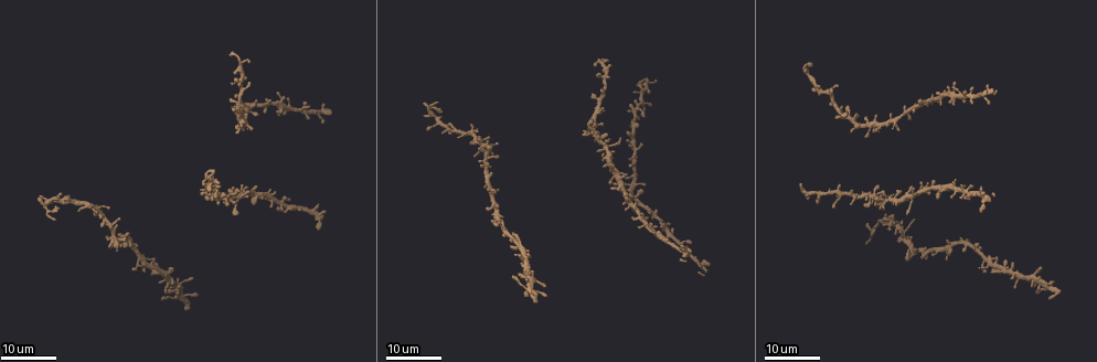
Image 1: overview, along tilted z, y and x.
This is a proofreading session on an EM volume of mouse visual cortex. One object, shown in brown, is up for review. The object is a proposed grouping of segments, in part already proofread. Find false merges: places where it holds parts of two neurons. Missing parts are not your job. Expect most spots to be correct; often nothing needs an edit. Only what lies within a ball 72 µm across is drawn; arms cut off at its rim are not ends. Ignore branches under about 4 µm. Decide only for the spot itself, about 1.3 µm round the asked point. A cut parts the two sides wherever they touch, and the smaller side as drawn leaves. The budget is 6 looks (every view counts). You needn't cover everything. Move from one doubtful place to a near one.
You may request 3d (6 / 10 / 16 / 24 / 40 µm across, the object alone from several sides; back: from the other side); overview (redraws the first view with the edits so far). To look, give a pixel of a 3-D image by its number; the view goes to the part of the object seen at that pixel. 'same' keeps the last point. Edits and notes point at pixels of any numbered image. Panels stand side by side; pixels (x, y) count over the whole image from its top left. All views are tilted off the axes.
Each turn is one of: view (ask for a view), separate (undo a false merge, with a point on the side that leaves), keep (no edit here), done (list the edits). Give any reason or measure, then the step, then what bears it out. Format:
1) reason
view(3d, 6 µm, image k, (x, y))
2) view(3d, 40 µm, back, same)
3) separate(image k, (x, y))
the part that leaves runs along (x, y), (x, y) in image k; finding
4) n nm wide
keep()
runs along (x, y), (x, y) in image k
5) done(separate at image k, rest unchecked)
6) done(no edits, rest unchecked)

thick turns thin
view(3d, 16 µm, image 1, (139, 256))

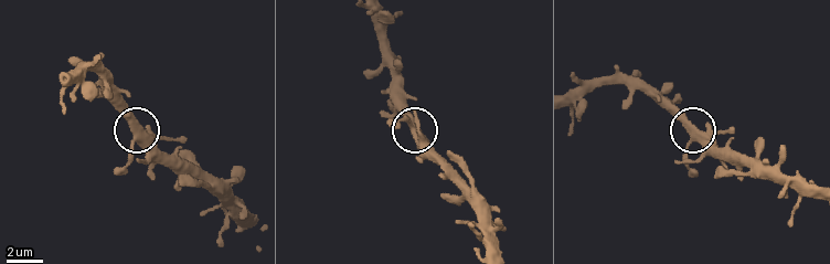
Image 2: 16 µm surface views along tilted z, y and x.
view(3d, 6 µm, image 2, (141, 135))

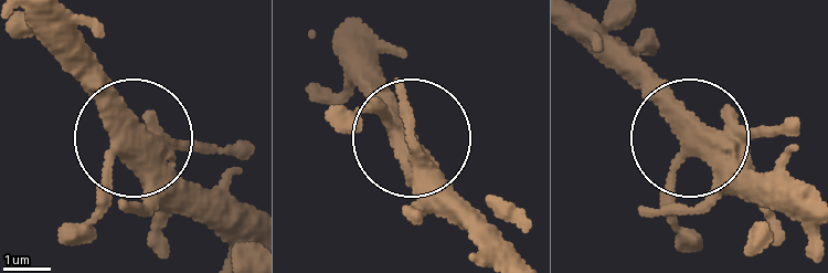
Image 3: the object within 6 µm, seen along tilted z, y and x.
3 arms
keep()
runs along (32, 22), (102, 113), (204, 212) in image 3; all the same neuron

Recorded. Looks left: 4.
four-way junction
view(3d, 16 µm, image 1, (533, 277))

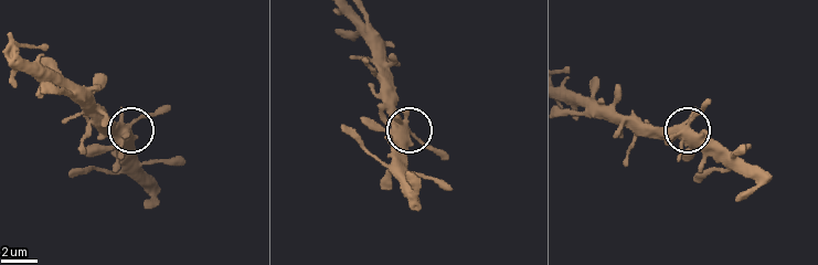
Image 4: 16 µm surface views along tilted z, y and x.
closer look
view(3d, 10 µm, image 4, (689, 129))

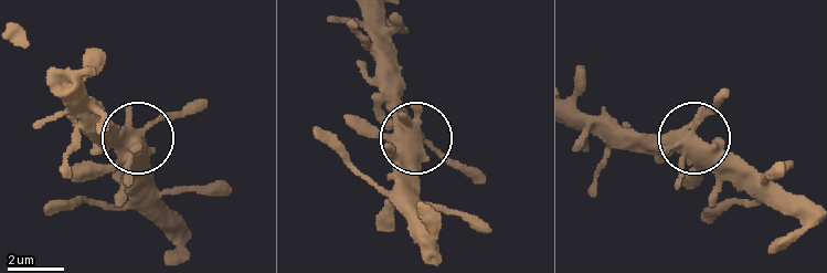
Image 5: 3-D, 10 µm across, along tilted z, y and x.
keep()
continuous, no second neuron

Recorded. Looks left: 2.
four arms meet
view(3d, 24 µm, image 1, (665, 229))

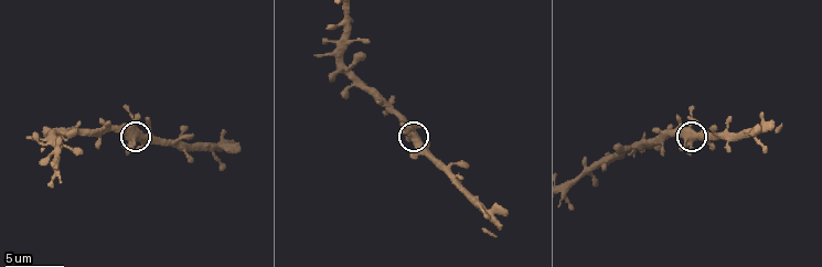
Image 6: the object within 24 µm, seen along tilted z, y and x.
closer look
view(3d, 10 µm, image 6, (413, 139))

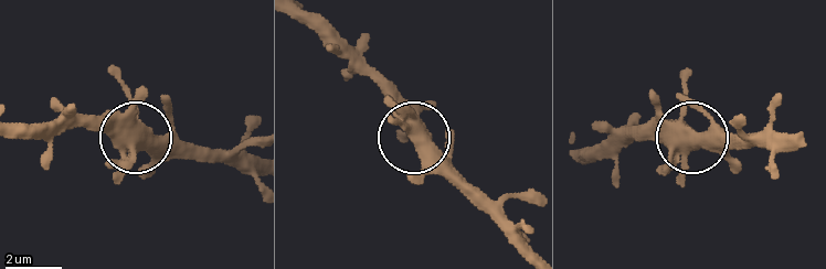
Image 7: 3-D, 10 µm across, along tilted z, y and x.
450 nm wide
keep()
runs along (18, 132), (50, 136), (89, 125), (210, 151) in image 7; one neuron here

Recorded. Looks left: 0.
done(no edits, rest unchecked)

